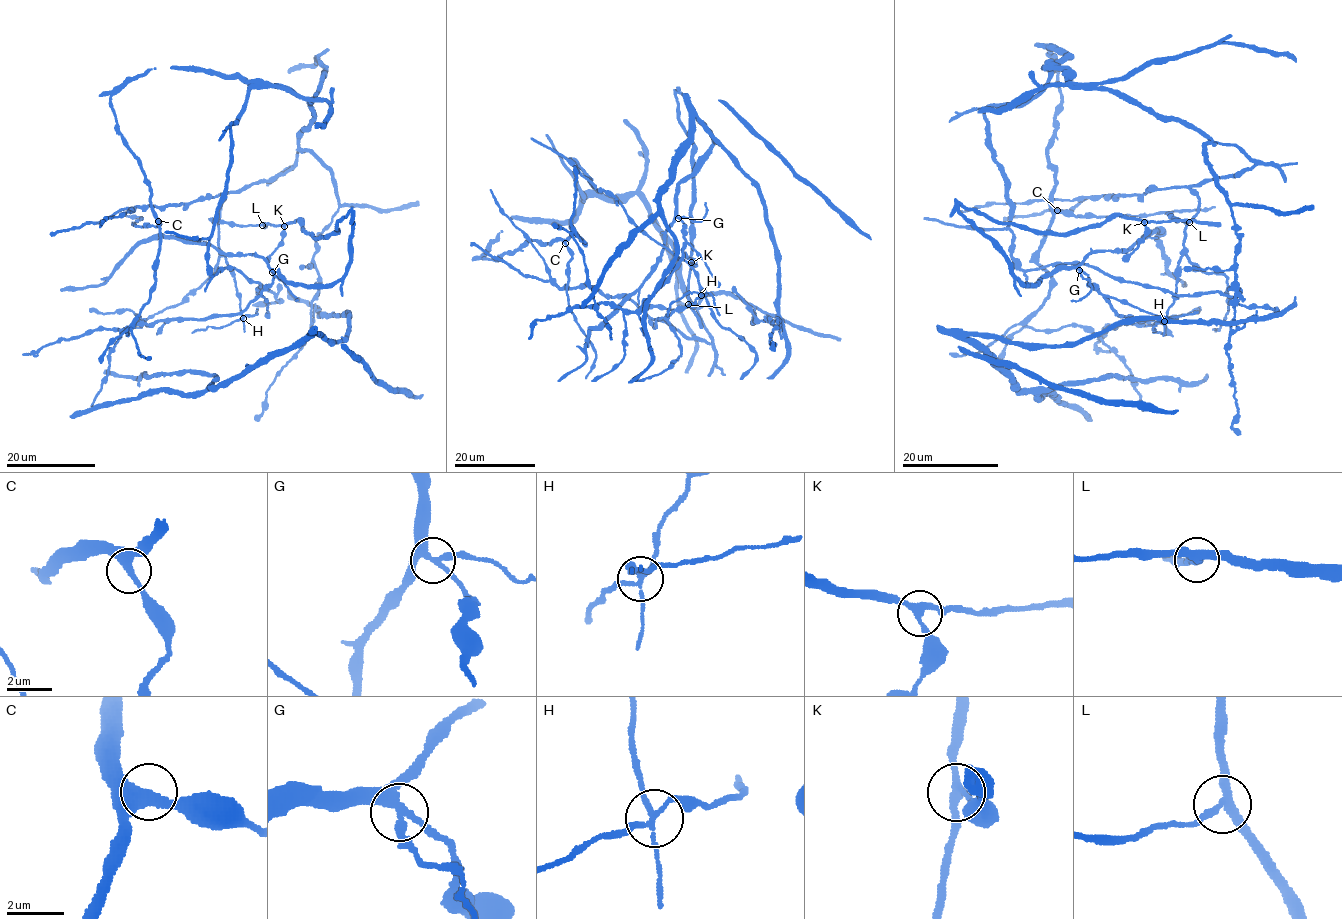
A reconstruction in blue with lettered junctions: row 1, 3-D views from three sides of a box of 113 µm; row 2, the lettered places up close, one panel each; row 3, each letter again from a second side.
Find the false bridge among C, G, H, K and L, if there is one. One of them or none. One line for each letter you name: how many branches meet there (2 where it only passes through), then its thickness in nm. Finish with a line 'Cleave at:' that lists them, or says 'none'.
H: 4 | 160 nm
Cleave at: H

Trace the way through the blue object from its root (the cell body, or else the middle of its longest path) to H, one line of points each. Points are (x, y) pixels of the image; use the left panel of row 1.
H: (294, 165), (274, 178), (226, 194), (223, 199), (218, 225), (219, 250), (234, 277), (243, 317)

